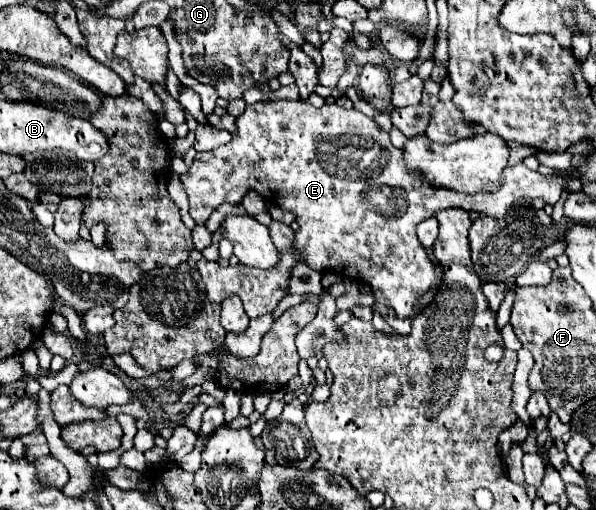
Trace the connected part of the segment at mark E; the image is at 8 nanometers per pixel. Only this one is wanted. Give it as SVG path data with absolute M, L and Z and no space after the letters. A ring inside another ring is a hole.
M256 102L246 106L244 114L236 118L238 132L232 136L232 142L220 146L210 152L198 152L194 164L190 166L188 174L180 176L182 188L190 200L190 216L196 224L204 224L210 214L220 204L240 204L244 194L254 188L268 204L280 206L296 214L296 222L300 230L296 232L292 252L280 254L280 264L270 270L248 268L244 264L236 266L218 266L218 262L198 260L196 268L202 274L206 284L208 300L222 302L230 294L238 294L246 314L254 320L258 316L270 314L276 304L288 294L288 282L292 276L292 268L298 262L298 252L302 254L304 262L318 272L334 272L344 278L354 278L362 284L368 284L376 296L374 310L378 310L384 318L388 316L390 308L396 312L398 318L410 318L414 302L424 296L436 282L436 266L427 250L416 236L416 226L436 216L436 212L446 208L462 208L468 212L488 214L488 216L502 216L508 208L516 204L520 198L544 198L546 204L556 204L560 200L562 190L566 188L566 181L560 176L543 176L537 171L528 169L524 164L512 166L504 170L502 184L498 192L478 192L478 194L464 194L452 192L448 188L432 188L424 184L424 178L412 174L406 168L402 158L404 152L394 148L388 132L384 132L374 118L358 112L356 108L346 110L338 104L326 104L324 108L314 108L308 102Z

